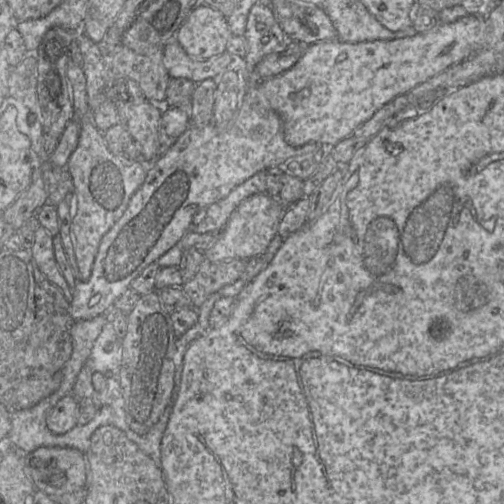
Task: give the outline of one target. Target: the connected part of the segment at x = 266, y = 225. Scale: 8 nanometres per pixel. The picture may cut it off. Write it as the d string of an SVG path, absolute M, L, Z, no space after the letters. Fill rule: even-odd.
M259 193L246 198L231 214L219 238L203 251L205 260L251 259L265 256L270 243L278 235L279 224L285 210L286 207L268 194Z

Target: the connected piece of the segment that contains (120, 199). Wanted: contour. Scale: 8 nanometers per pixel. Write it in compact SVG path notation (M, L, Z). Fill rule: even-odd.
M81 64L69 66L67 76L73 92L74 120L78 125L78 137L65 167L73 182L73 193L56 206L59 218L58 233L69 266L66 242L68 257L75 274L80 274L81 280L87 280L103 236L121 218L132 196L144 183L149 163L117 156L108 149L103 132L98 130L91 120L86 78ZM70 206L76 206L76 213L72 217L69 215Z

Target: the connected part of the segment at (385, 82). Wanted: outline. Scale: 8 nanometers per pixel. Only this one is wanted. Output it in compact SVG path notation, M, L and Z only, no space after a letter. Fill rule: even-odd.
M464 16L452 23L442 23L431 30L414 36L347 43L340 40L304 45L304 51L296 64L286 72L258 85L247 85L244 103L259 104L275 111L282 119L286 141L293 146L317 143L332 147L352 136L354 130L368 121L380 108L399 95L440 74L451 66L468 59L486 44L485 17Z

